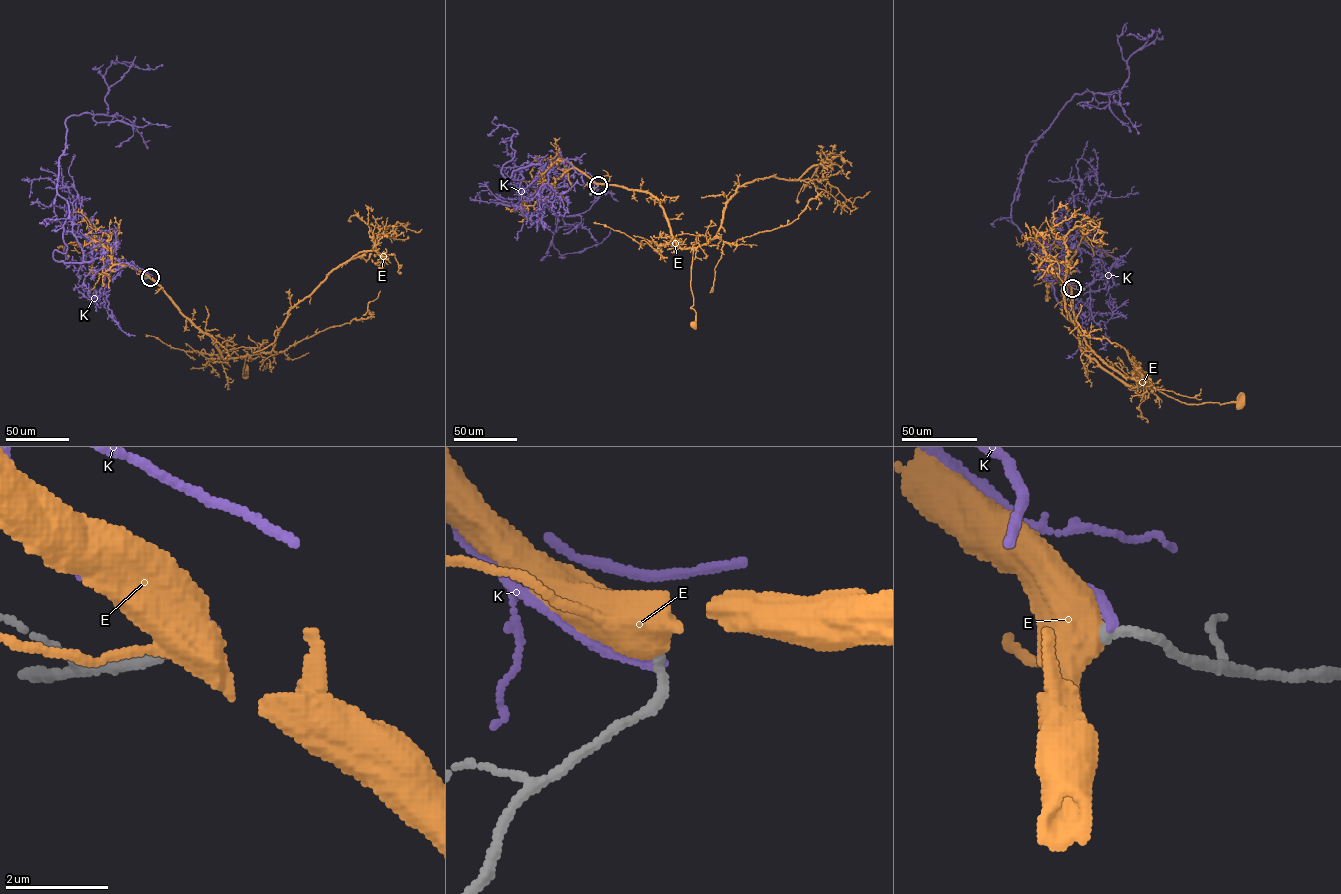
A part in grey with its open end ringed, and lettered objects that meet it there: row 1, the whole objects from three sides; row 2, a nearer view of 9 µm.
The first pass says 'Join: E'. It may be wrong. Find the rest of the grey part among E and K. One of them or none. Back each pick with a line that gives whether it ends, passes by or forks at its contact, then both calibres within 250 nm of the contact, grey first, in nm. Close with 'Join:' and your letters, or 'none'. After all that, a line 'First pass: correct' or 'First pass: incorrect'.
E: it ends | 200/700 nm
Join: E
First pass: correct

